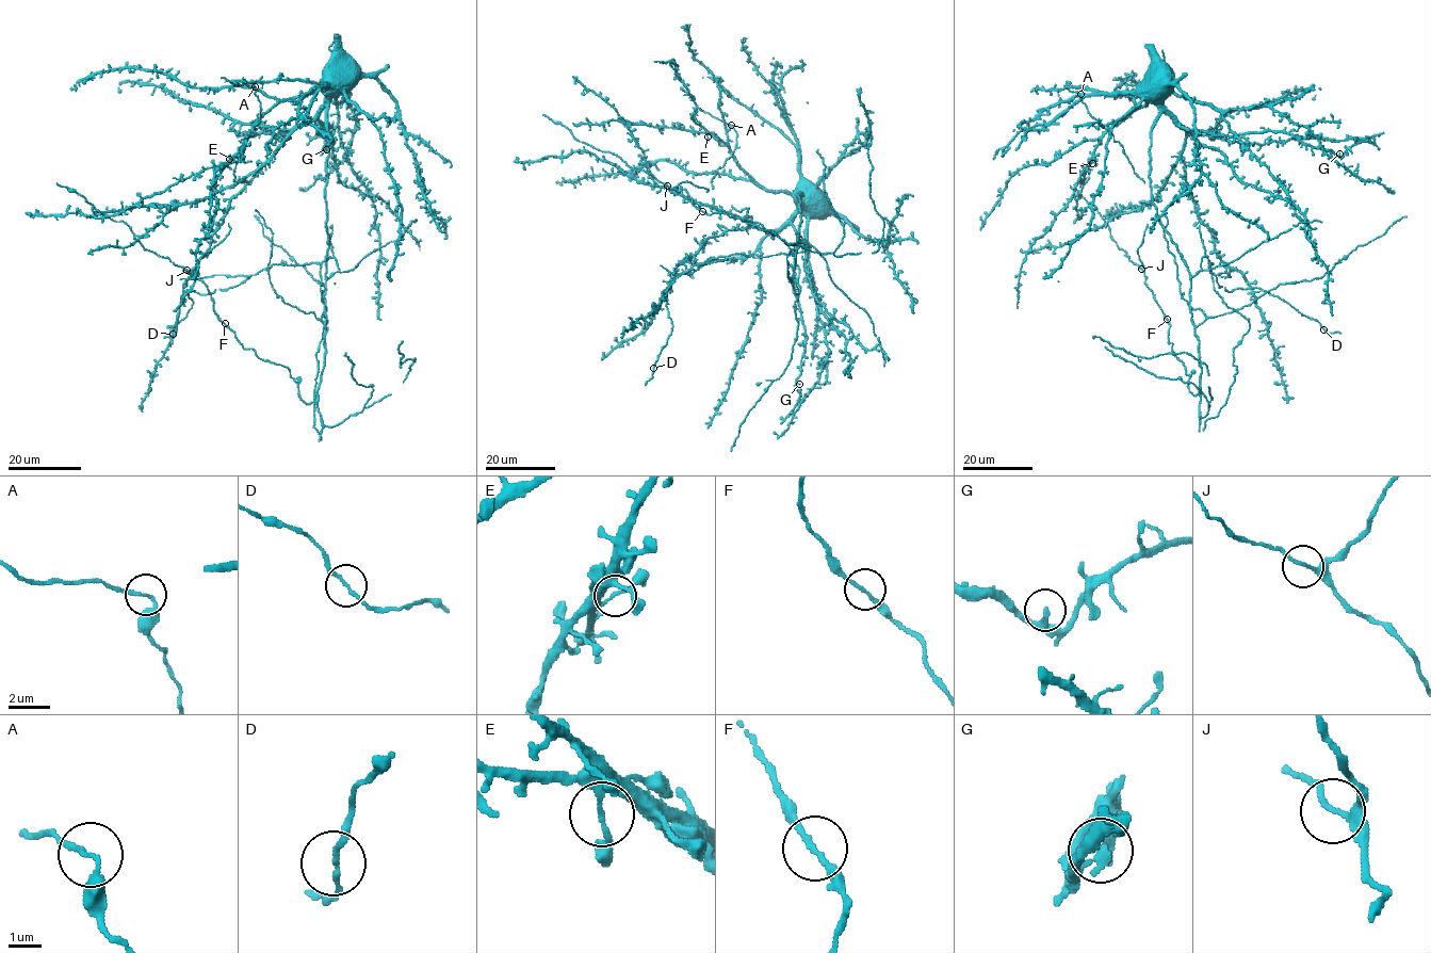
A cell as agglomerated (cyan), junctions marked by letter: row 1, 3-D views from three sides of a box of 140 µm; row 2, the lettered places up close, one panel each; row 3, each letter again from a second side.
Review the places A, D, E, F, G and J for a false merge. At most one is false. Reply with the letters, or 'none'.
none

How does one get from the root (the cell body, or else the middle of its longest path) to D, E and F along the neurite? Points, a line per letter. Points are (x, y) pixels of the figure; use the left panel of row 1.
D: (332, 80), (326, 83), (322, 109), (297, 127), (231, 199), (209, 251), (184, 284), (193, 302), (173, 334)
E: (332, 80), (328, 79), (320, 89), (280, 99), (229, 159)
F: (332, 80), (325, 362), (318, 398), (304, 402), (287, 368), (244, 349), (225, 323)

